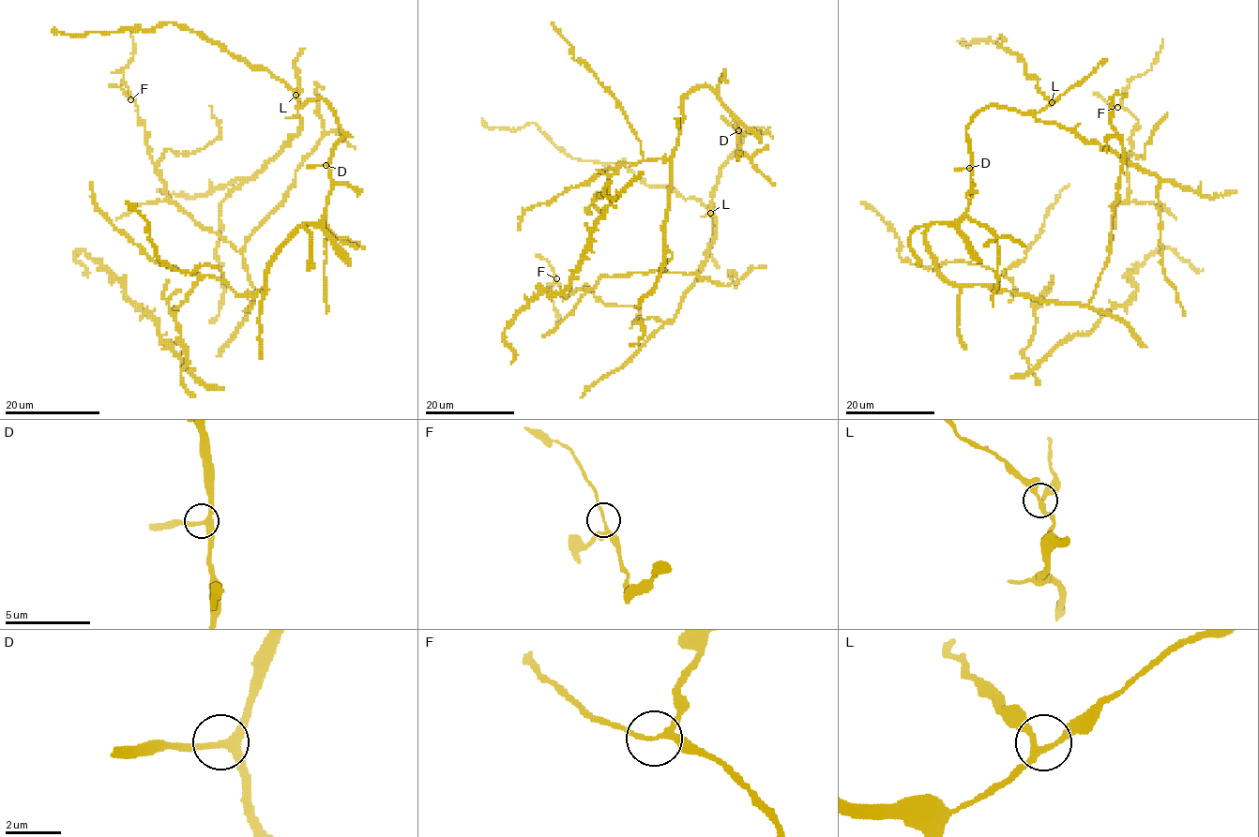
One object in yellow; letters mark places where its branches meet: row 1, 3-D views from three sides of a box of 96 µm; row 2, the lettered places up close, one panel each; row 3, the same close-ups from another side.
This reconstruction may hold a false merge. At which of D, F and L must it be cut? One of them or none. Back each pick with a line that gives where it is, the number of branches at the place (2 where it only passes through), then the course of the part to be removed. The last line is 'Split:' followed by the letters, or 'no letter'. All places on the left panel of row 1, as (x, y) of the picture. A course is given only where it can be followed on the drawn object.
Split: no letter

